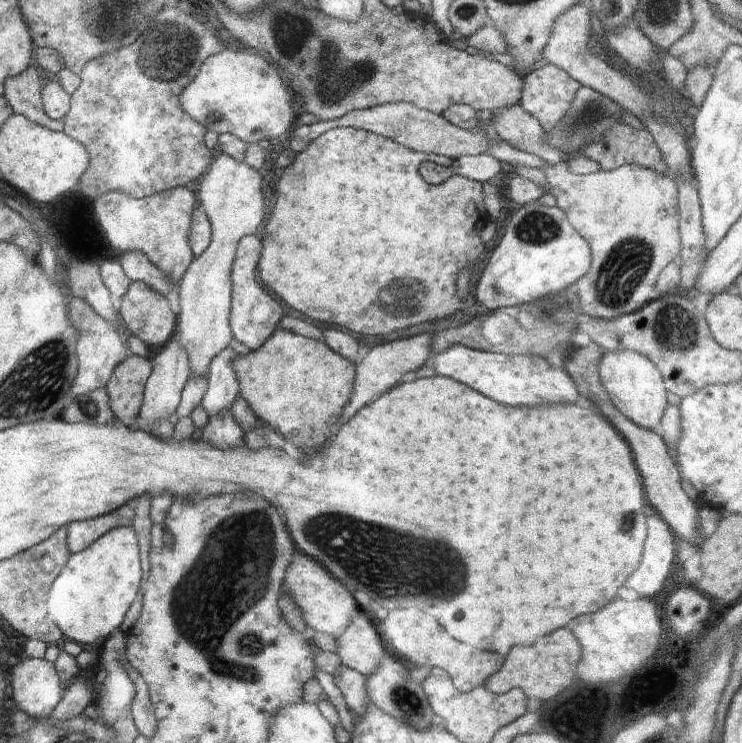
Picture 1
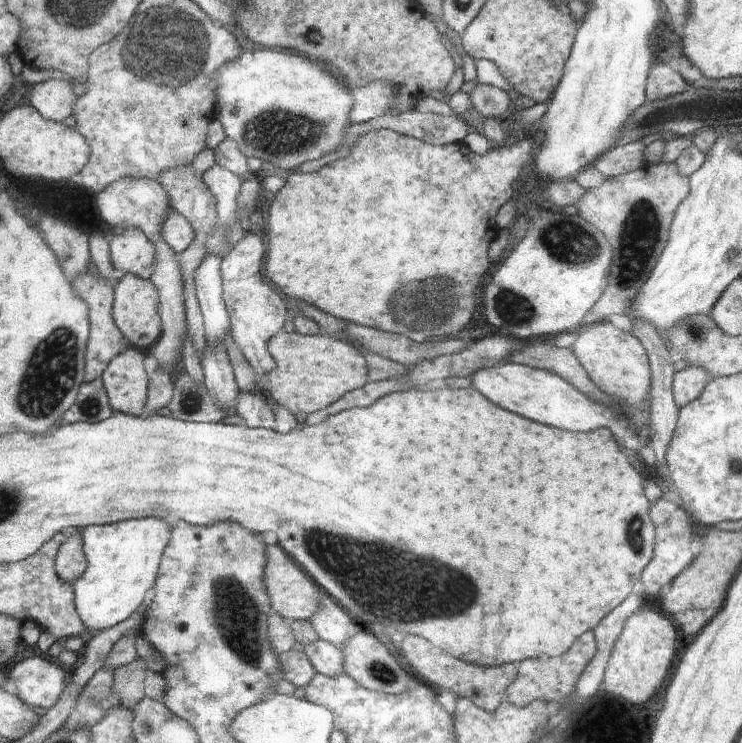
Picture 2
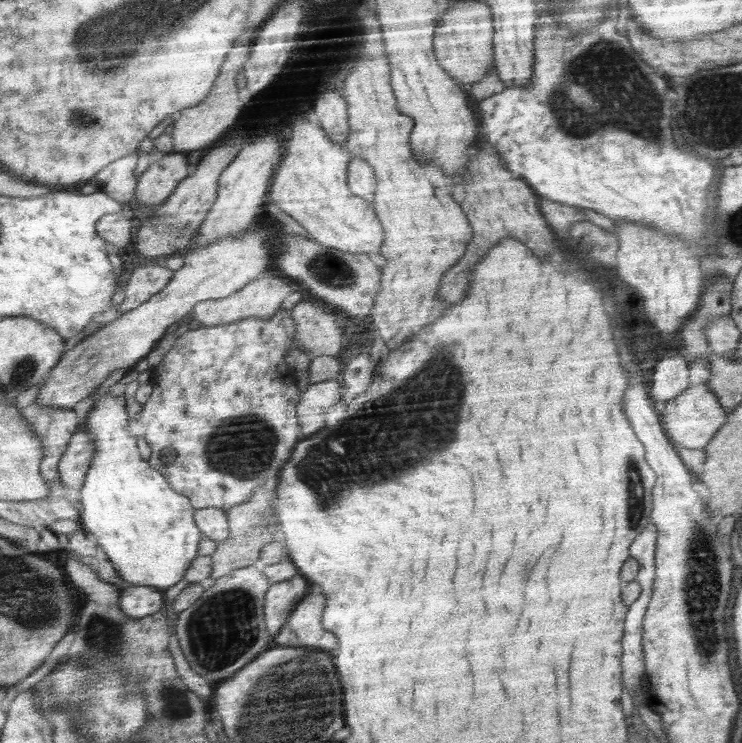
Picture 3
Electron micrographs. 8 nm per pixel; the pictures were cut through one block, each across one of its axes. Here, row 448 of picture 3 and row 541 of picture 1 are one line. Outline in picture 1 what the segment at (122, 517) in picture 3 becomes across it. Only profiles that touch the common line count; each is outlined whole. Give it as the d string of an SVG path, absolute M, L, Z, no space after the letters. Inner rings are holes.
M133 525L114 527L111 531L105 532L90 548L73 553L73 558L60 573L53 584L50 597L50 612L55 623L70 636L72 641L82 644L94 644L94 640L108 636L122 624L130 604L136 598L140 576L143 576L140 574L140 552Z

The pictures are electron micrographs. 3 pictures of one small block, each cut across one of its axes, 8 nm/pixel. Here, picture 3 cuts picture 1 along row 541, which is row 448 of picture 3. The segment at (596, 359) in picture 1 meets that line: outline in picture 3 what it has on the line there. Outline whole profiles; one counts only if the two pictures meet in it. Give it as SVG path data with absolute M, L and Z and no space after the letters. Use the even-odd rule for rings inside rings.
M699 383L689 386L676 398L667 400L666 407L662 411L662 424L666 428L666 434L679 447L702 449L713 440L713 436L726 424L726 416L722 412L721 402L709 385Z

